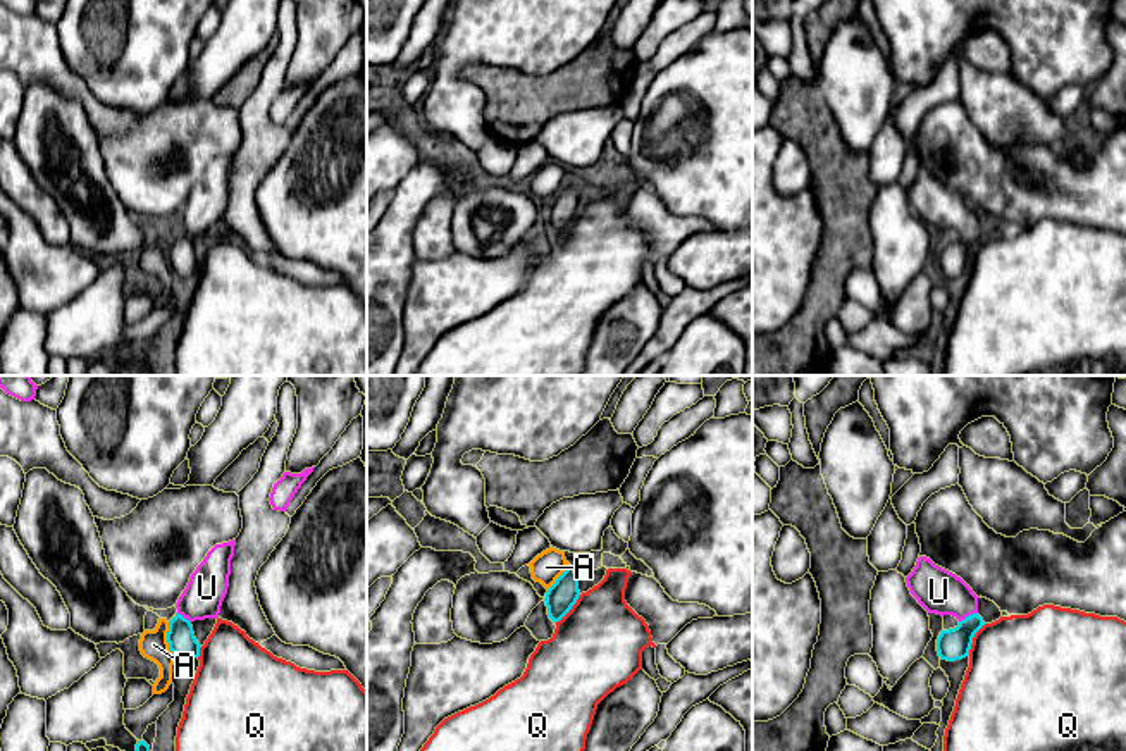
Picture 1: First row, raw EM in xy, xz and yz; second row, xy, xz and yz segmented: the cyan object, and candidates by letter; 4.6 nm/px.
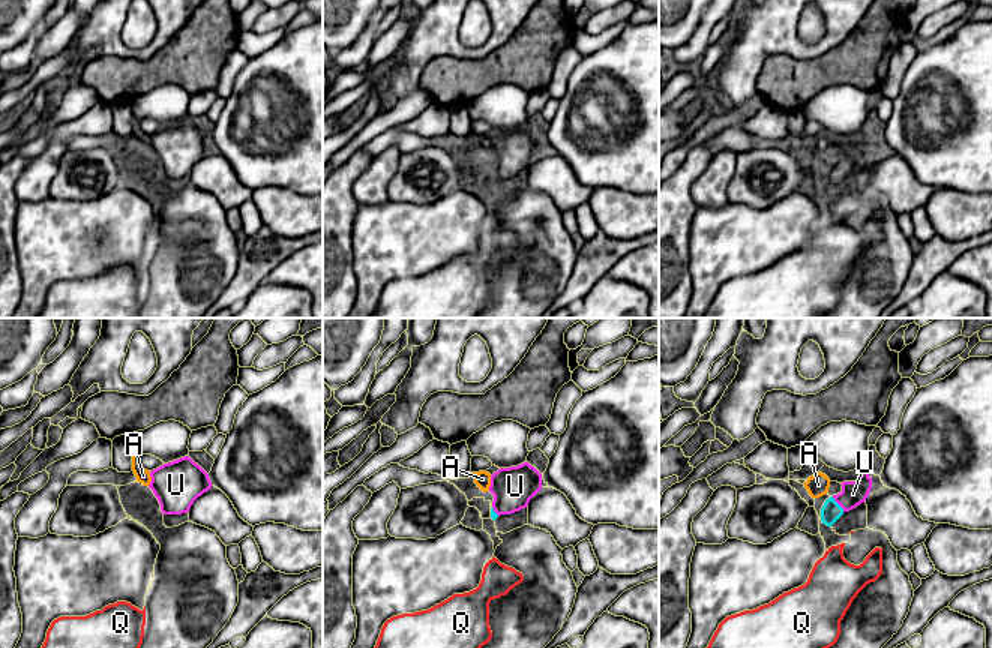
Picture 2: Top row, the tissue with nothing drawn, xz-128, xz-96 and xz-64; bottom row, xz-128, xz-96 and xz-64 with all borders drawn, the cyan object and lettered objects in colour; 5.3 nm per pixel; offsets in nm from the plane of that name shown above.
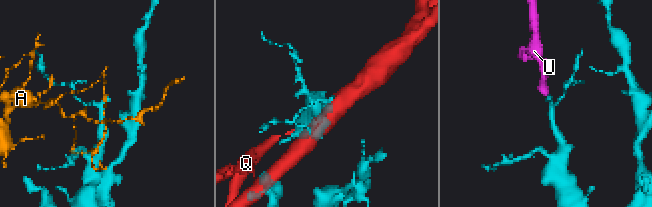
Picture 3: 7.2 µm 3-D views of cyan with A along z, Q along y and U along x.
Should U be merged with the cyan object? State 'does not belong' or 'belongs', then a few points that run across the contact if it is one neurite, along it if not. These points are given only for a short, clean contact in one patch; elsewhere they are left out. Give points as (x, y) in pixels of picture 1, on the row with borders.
belongs; line yz (952, 645), (968, 627), (970, 615), (949, 595), (939, 591)

